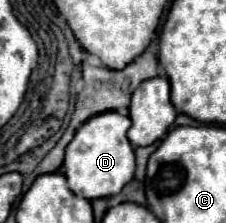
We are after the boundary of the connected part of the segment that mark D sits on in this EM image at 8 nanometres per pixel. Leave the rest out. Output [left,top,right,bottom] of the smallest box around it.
[63,112,135,200]

